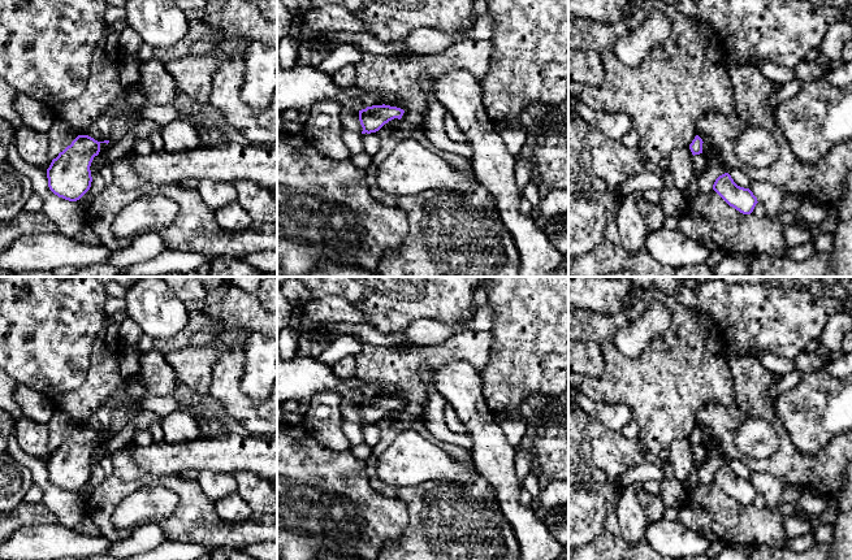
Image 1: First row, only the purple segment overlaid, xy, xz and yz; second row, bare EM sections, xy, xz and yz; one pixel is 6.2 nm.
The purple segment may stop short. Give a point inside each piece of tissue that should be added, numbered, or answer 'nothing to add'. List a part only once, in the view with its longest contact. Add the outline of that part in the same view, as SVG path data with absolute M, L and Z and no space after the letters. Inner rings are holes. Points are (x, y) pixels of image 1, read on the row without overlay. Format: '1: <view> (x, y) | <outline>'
nothing to add

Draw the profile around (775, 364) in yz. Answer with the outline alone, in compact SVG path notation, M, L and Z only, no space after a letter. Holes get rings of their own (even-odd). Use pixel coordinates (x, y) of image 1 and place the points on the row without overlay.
M761 352L757 357L769 373L780 377L791 373L795 366L795 359L787 359L773 352Z

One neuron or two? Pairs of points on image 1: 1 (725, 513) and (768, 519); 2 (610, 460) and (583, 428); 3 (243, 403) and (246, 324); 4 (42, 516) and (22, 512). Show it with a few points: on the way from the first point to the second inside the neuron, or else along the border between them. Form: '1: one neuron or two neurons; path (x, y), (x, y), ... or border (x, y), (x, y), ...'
1: one neuron; path (735, 519), (757, 519)
2: one neuron; path (602, 452), (585, 435)
3: one neuron; path (233, 383), (233, 356), (242, 343)
4: one neuron; path (37, 513), (27, 513)

